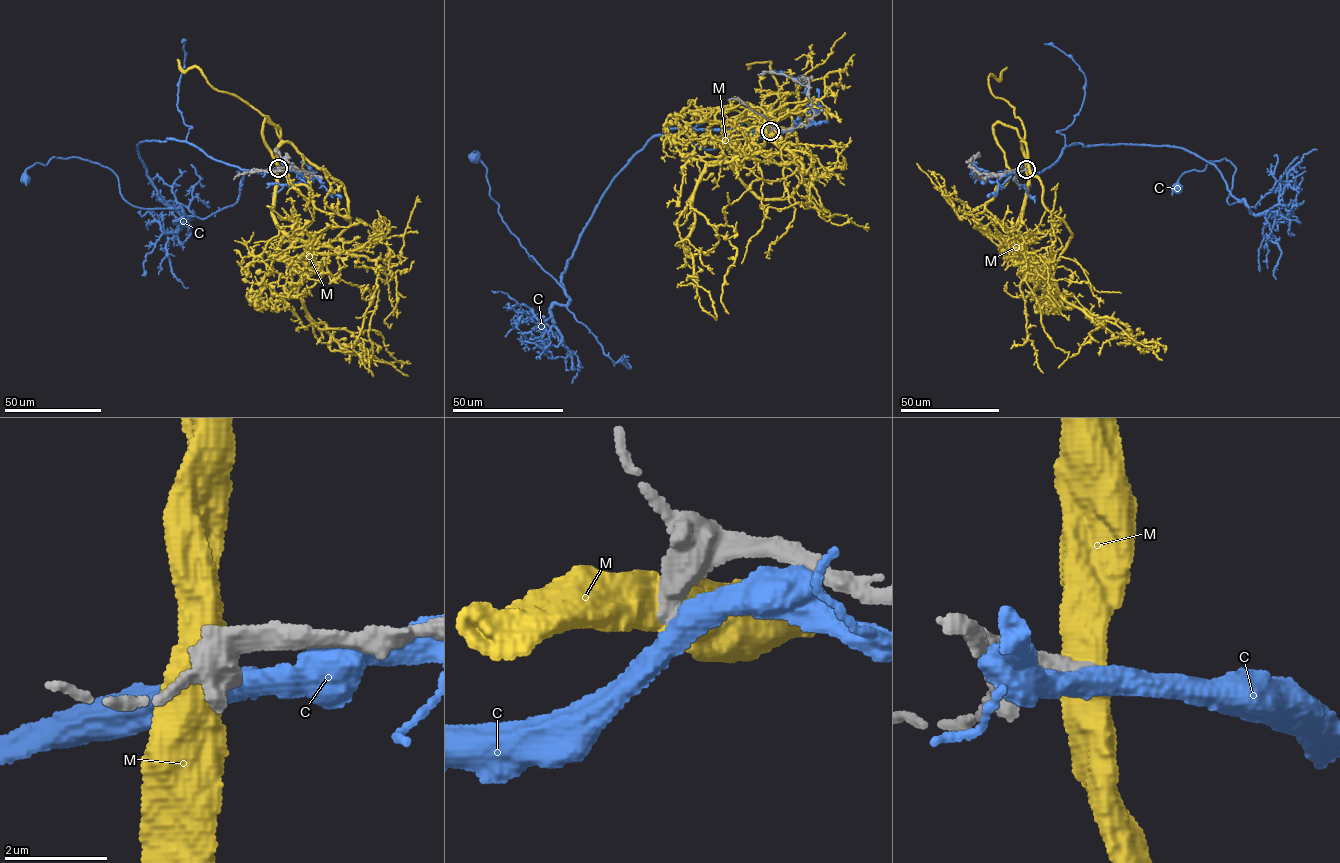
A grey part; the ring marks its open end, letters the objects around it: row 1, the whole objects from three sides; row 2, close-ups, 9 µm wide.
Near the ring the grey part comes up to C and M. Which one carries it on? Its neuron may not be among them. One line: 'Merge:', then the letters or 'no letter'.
Merge: no letter

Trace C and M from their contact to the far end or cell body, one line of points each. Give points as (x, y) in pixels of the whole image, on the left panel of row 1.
C: (278, 168), (140, 142), (172, 208), (133, 206), (113, 172), (77, 157), (34, 163), (24, 179)
M: (278, 168), (280, 131), (265, 120), (273, 160), (290, 184), (311, 190), (305, 229), (315, 242), (418, 233)

